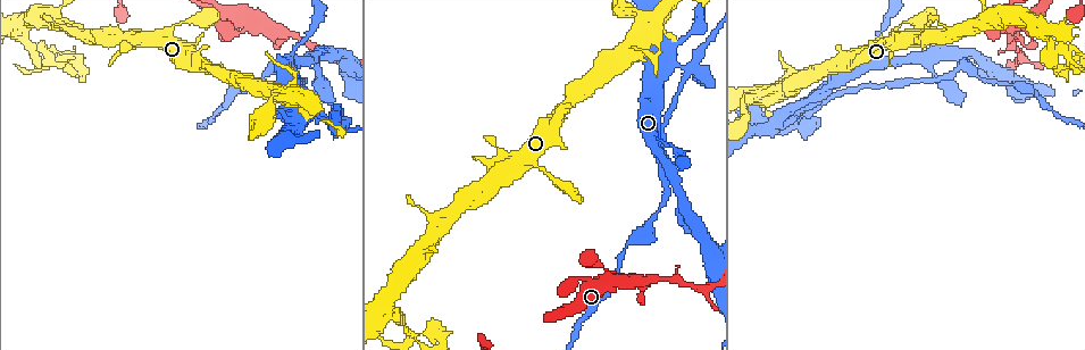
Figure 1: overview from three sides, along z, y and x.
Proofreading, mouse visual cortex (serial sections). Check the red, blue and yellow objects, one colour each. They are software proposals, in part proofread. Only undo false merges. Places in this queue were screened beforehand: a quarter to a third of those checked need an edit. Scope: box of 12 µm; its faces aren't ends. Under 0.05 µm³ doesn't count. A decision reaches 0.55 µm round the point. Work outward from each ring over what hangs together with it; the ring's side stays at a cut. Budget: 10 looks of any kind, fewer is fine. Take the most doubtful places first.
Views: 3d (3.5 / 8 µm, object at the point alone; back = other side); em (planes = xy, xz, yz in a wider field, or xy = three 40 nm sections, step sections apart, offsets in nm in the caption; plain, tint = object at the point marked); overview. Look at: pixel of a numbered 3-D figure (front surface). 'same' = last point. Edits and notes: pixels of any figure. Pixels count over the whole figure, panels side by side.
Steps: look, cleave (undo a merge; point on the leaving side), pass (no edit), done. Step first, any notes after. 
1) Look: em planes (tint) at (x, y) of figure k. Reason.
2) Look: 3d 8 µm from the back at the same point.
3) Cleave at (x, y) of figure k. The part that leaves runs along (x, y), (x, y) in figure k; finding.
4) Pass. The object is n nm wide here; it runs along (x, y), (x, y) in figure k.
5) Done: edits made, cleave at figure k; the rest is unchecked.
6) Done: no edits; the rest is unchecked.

Look: 3d 8 µm at (687, 70) of figure 1. Four or more arms meet.

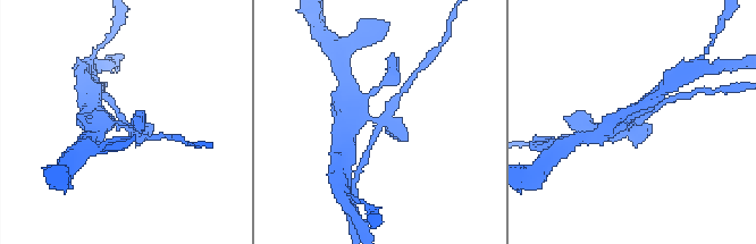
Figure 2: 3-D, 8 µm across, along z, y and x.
Look: 3d 3.5 µm at (380, 123) of figure 2. Closer look.

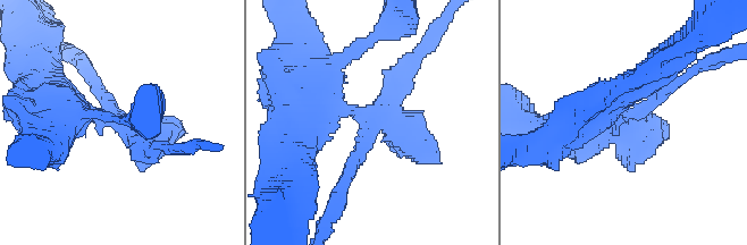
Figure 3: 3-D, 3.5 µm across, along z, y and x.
Cleave at (421, 157) of figure 3. The part that leaves runs along (372, 120), (337, 204) in figure 3; a second cell is stuck on.

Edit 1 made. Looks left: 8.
Look: overview. Redraw.

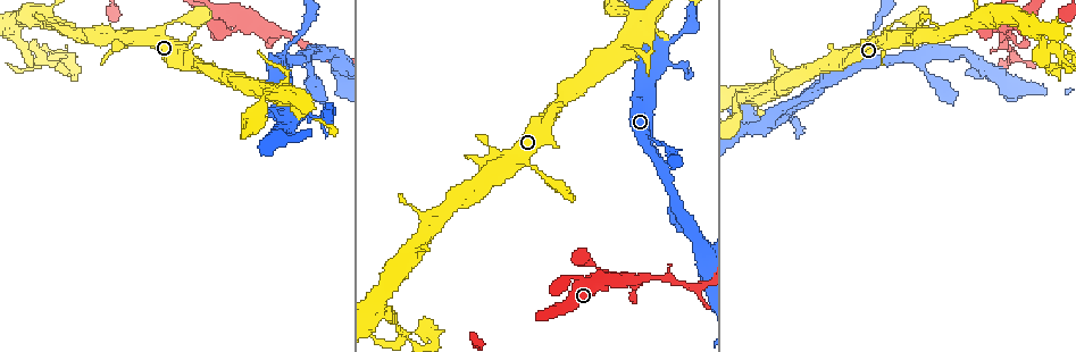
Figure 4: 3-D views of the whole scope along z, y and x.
Look: 3d 8 µm at (403, 333) of figure 4. Three-way junction.

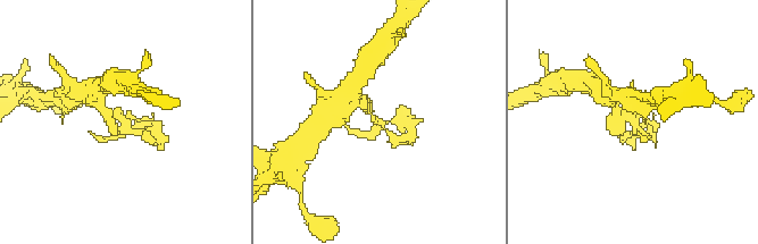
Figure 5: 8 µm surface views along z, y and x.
Look: em xy step 1 (tint) at (125, 123) of figure 5. Need the tissue.

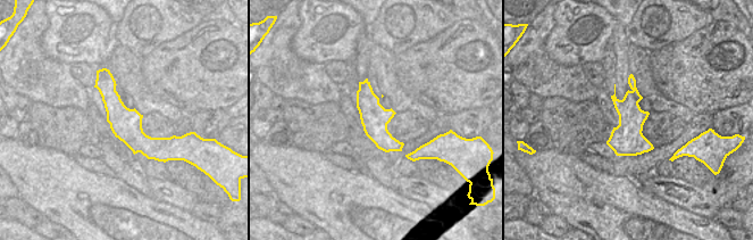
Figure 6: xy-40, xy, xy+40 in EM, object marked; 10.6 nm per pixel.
Cleave at (632, 134) of figure 5. The part that leaves runs along (116, 114), (130, 132), (151, 133) in figure 5; two cells meet here.

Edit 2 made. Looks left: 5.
Look: overview.

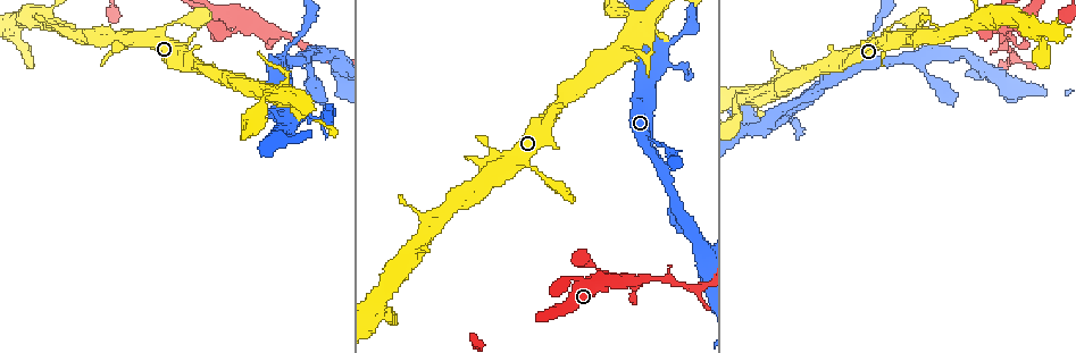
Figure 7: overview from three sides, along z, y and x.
Look: 3d 8 µm at (236, 31) of figure 7. Thin neck.

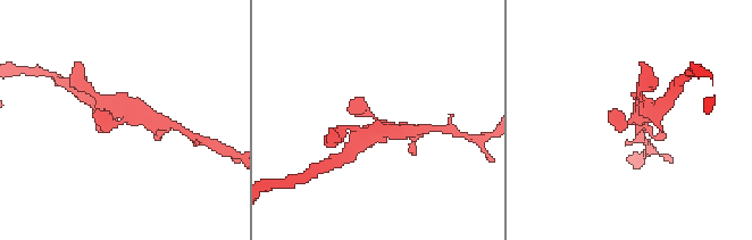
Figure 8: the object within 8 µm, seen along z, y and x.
Look: 3d 3.5 µm at (629, 121) of figure 8.

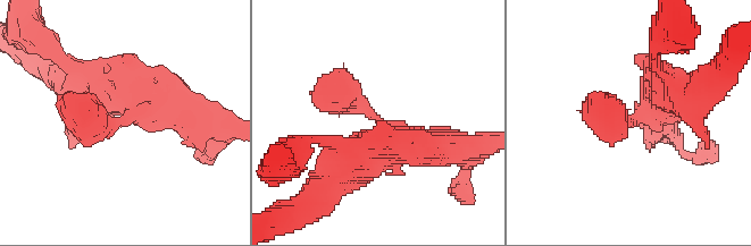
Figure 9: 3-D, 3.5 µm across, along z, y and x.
Pass. It runs along (363, 160), (393, 134), (344, 93), (317, 99) in figure 9; all the same cell.

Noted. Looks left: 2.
Look: 3d 3.5 µm at (271, 94) of figure 7.

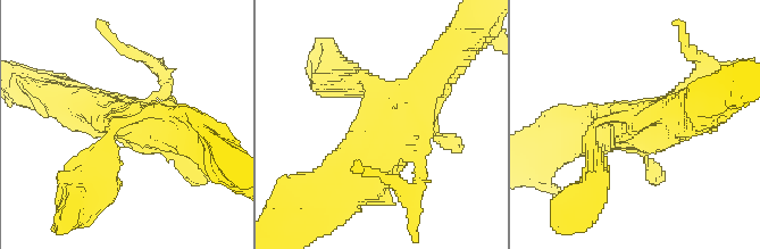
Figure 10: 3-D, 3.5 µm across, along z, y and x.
Look: em xy step 3 (tint) at (133, 123) of figure 10.

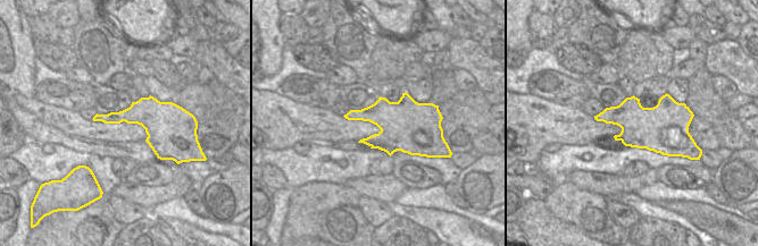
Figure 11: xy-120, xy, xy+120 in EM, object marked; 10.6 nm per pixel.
Pass. It runs along (349, 181), (369, 134), (440, 76) in figure 10; all the same cell.

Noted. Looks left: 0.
Done: edits made, cleave at figure 3, cleave at figure 5; the rest is unchecked.

